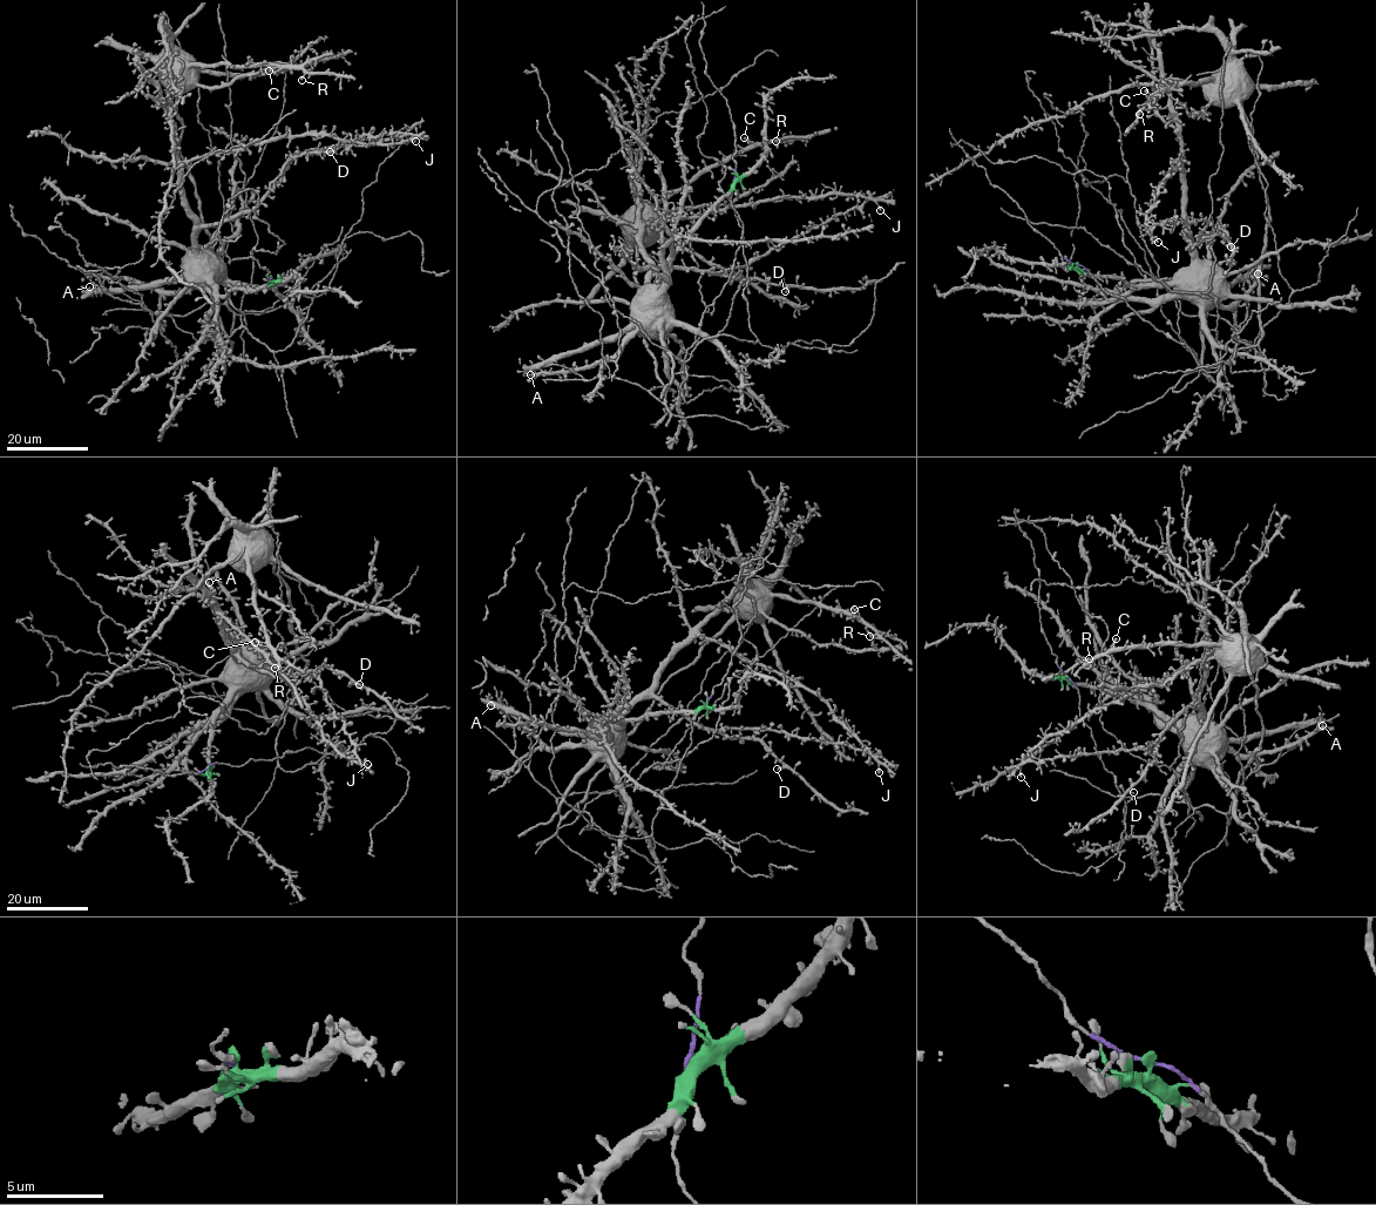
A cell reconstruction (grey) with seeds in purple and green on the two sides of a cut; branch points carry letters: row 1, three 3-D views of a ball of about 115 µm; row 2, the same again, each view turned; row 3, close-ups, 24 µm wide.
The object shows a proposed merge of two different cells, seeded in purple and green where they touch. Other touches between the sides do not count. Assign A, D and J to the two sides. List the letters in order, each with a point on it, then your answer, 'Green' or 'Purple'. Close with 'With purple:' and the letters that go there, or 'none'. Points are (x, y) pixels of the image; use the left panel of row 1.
A: Place: (89, 286). Green
D: Place: (330, 151). Green
J: Place: (415, 141). Green
With purple: none

